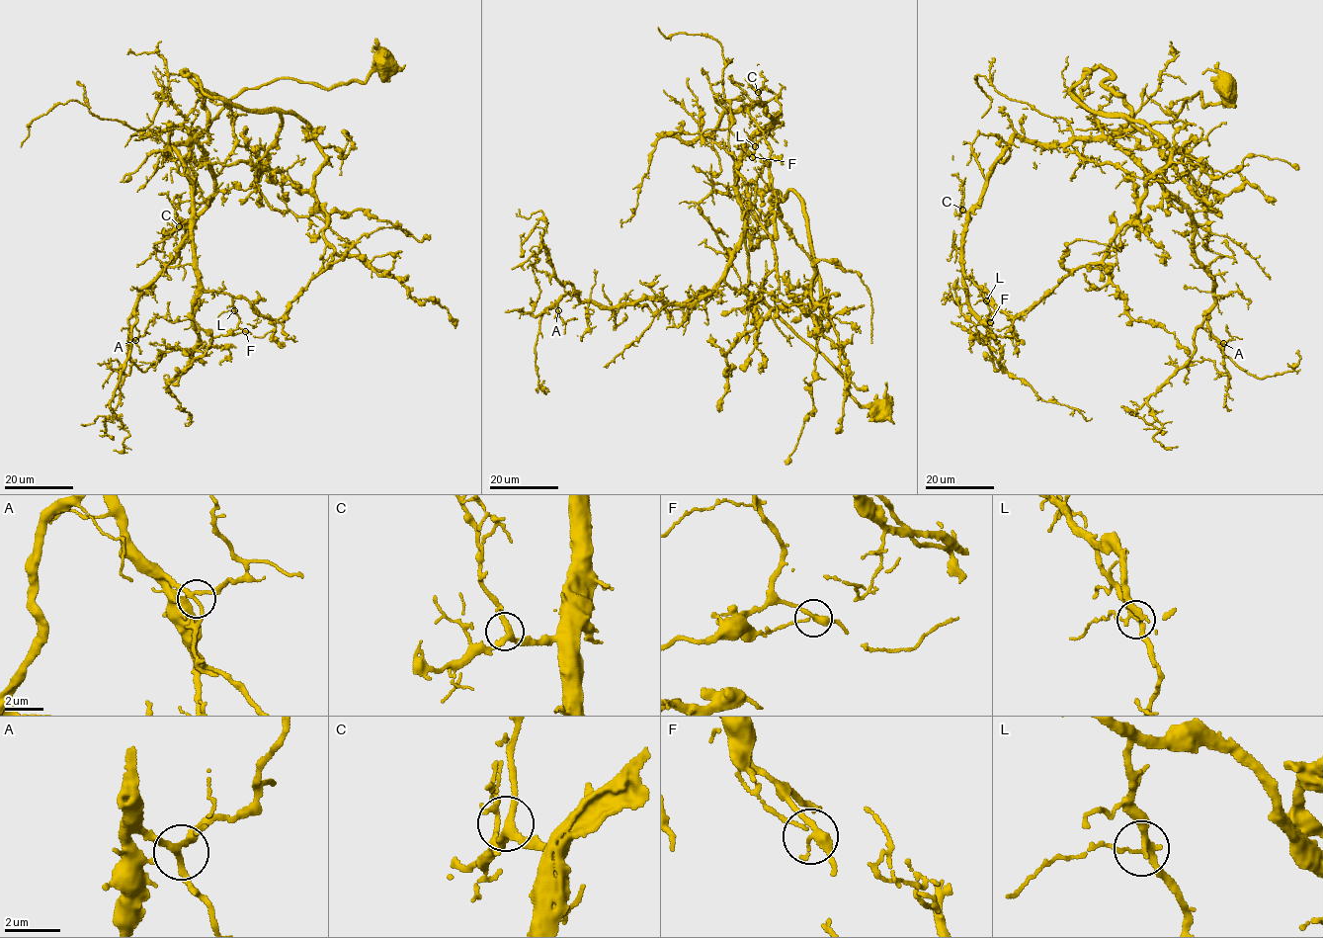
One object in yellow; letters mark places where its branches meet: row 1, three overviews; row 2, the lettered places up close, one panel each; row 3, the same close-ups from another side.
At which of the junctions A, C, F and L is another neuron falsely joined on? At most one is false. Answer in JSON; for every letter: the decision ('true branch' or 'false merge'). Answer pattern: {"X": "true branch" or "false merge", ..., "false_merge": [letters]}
{"A": "true branch", "C": "true branch", "F": "false merge", "L": "true branch", "false_merge": ["F"]}

